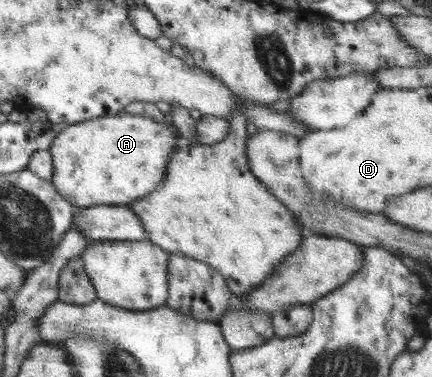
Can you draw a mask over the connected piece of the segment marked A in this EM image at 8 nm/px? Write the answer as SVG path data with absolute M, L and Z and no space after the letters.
M123 112L65 126L48 149L53 163L51 181L62 198L71 202L75 208L98 204L129 205L133 201L144 200L157 191L168 175L168 165L176 152L176 129L172 124L172 121L157 121L156 118Z

